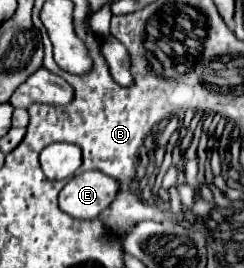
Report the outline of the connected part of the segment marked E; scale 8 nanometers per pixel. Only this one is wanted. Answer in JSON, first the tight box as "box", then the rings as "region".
{"box":[58,173,118,219],"region":[[[104,173],[74,175],[58,195],[60,209],[76,219],[96,219],[116,199],[118,183]]]}

